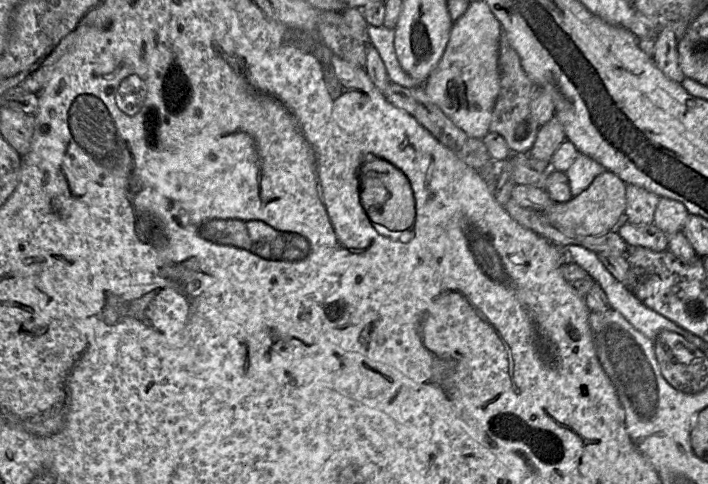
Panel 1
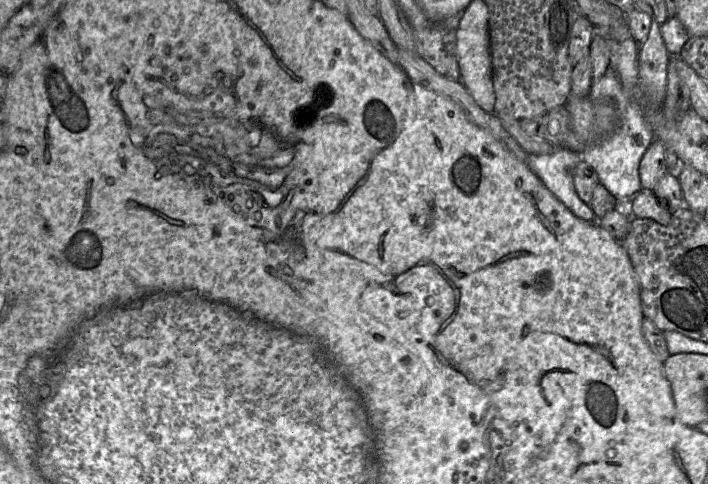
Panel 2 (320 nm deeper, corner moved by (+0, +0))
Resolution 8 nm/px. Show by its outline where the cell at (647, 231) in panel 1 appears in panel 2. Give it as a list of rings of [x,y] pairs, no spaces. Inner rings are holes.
[[[641,189],[634,197],[628,201],[628,205],[625,205],[622,209],[628,207],[627,212],[629,212],[634,218],[649,218],[665,226],[671,222],[672,214],[670,210],[662,200],[656,197],[653,190]]]

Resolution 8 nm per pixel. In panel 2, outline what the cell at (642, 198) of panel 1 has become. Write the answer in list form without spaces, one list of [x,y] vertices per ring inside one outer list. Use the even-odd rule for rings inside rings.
[[[654,139],[645,151],[639,166],[642,189],[653,190],[667,172],[665,145]]]

